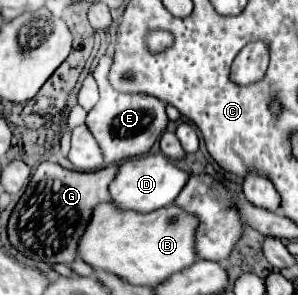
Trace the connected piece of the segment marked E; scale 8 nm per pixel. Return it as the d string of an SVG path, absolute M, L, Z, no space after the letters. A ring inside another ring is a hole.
M102 56L98 66L94 68L94 78L100 88L100 100L86 116L86 126L92 132L92 136L96 138L96 142L100 144L106 166L122 162L126 158L146 154L168 126L164 102L160 102L158 98L152 98L148 94L126 94L126 92L116 92L112 88L108 76L104 76L104 74L108 74L110 66L112 66L112 58Z

